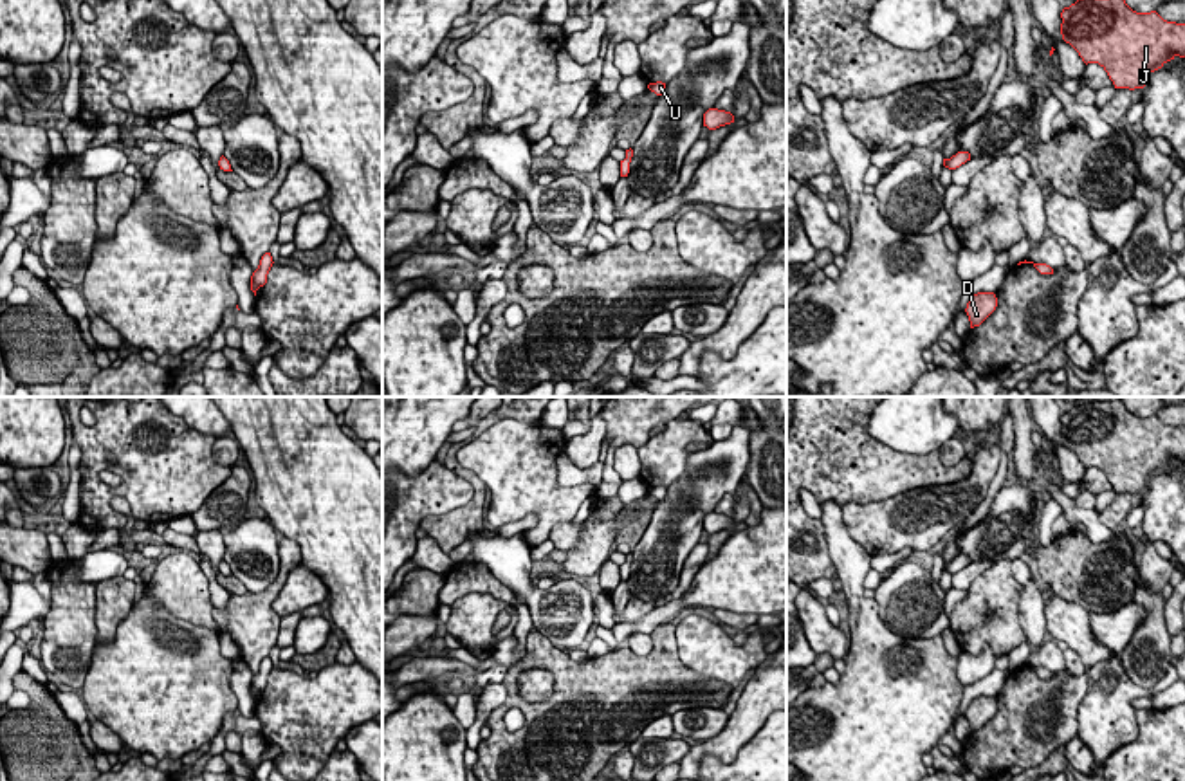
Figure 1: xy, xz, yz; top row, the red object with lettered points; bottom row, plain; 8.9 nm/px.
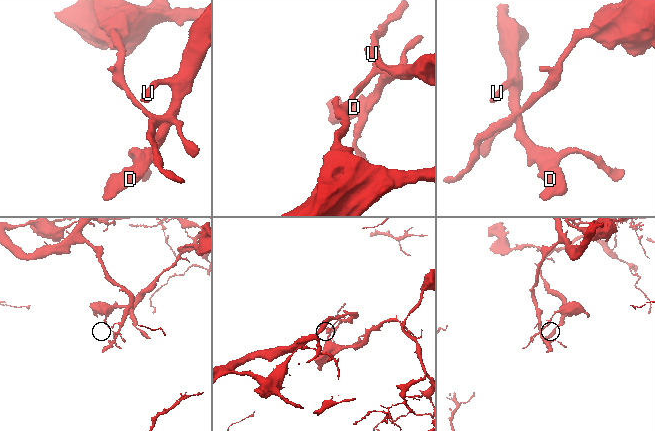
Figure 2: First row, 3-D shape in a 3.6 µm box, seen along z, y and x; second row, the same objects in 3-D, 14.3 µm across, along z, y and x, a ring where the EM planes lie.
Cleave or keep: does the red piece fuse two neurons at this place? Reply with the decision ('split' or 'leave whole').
split

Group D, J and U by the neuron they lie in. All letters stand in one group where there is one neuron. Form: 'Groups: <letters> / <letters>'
Groups: D U / J

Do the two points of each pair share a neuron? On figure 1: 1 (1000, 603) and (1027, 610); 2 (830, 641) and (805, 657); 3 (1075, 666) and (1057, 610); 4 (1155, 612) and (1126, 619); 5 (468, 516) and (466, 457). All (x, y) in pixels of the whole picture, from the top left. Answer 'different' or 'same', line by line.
1: different
2: different
3: different
4: different
5: different

